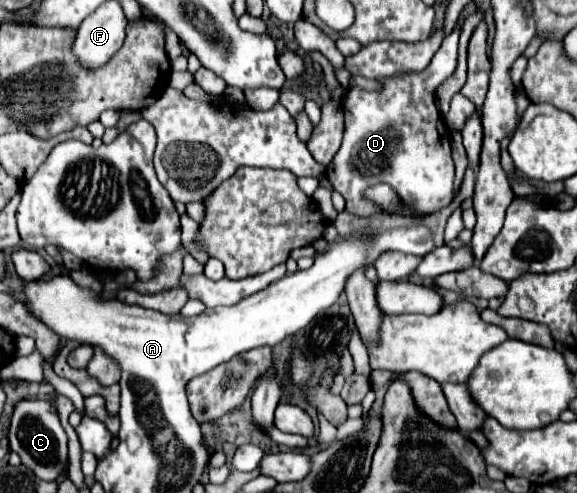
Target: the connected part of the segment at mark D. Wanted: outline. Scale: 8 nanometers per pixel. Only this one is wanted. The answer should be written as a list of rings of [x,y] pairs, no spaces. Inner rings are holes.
[[[462,22],[448,38],[444,38],[440,50],[424,72],[380,80],[380,92],[364,92],[358,88],[348,90],[342,102],[346,116],[344,140],[326,168],[326,178],[332,182],[334,190],[344,196],[348,212],[356,216],[382,212],[378,206],[372,206],[362,198],[362,190],[380,182],[390,184],[402,202],[418,212],[422,210],[422,214],[438,212],[452,202],[454,162],[450,156],[450,130],[434,104],[434,92],[456,70],[460,32]],[[364,168],[372,168],[372,172],[366,172]]]

